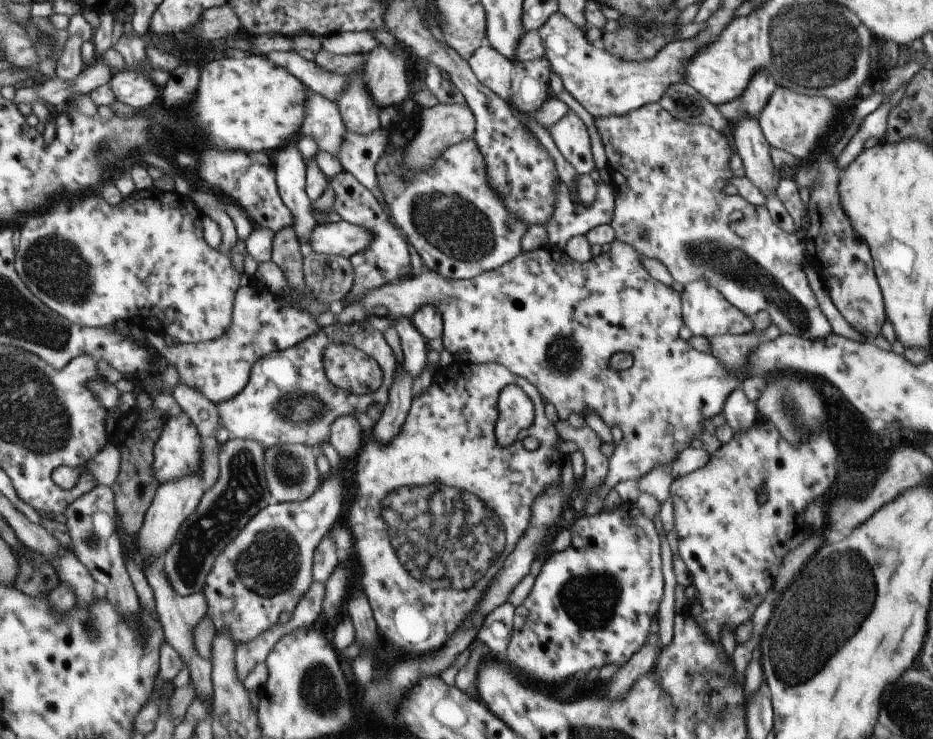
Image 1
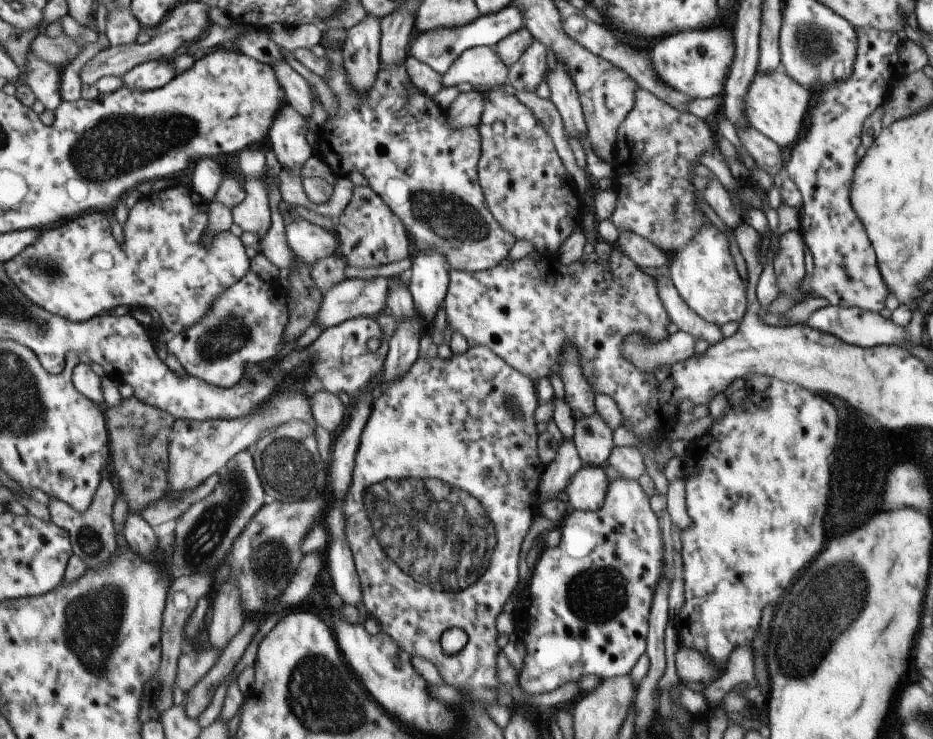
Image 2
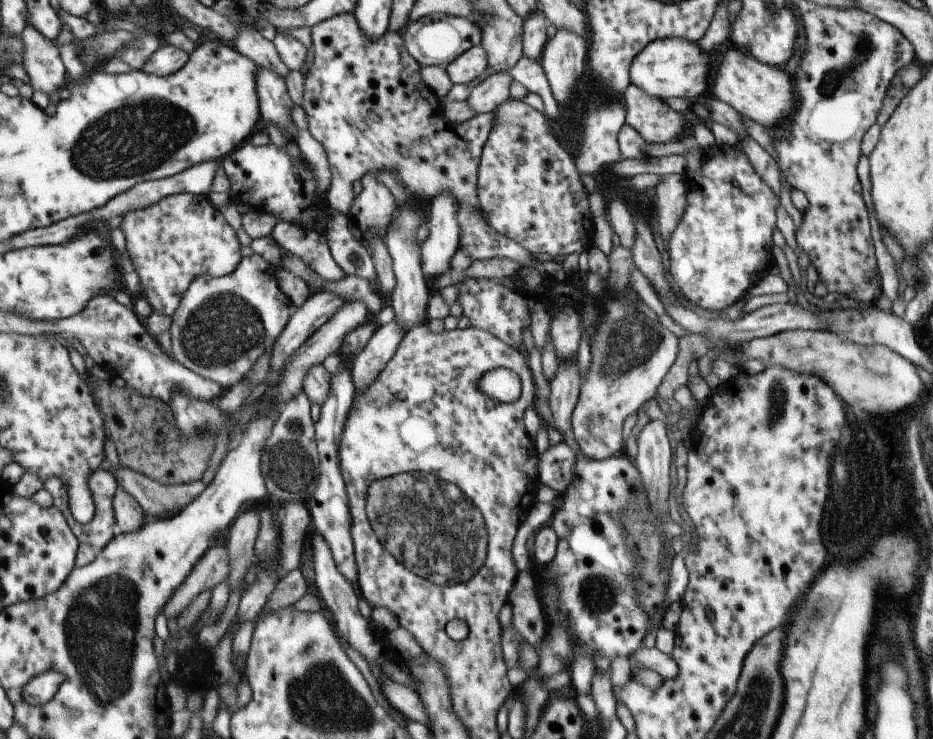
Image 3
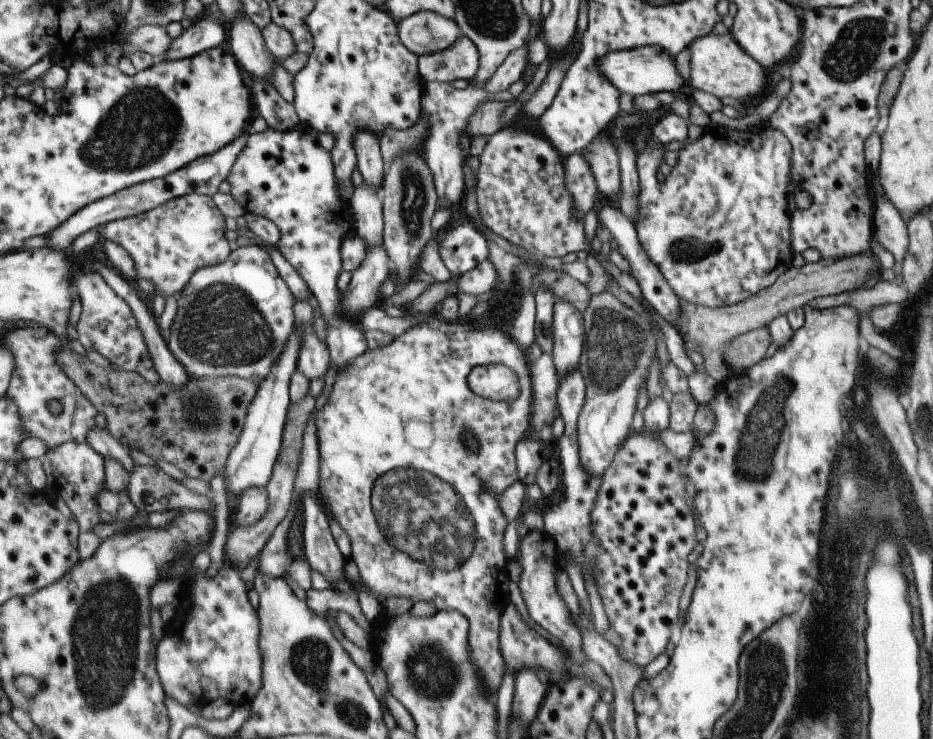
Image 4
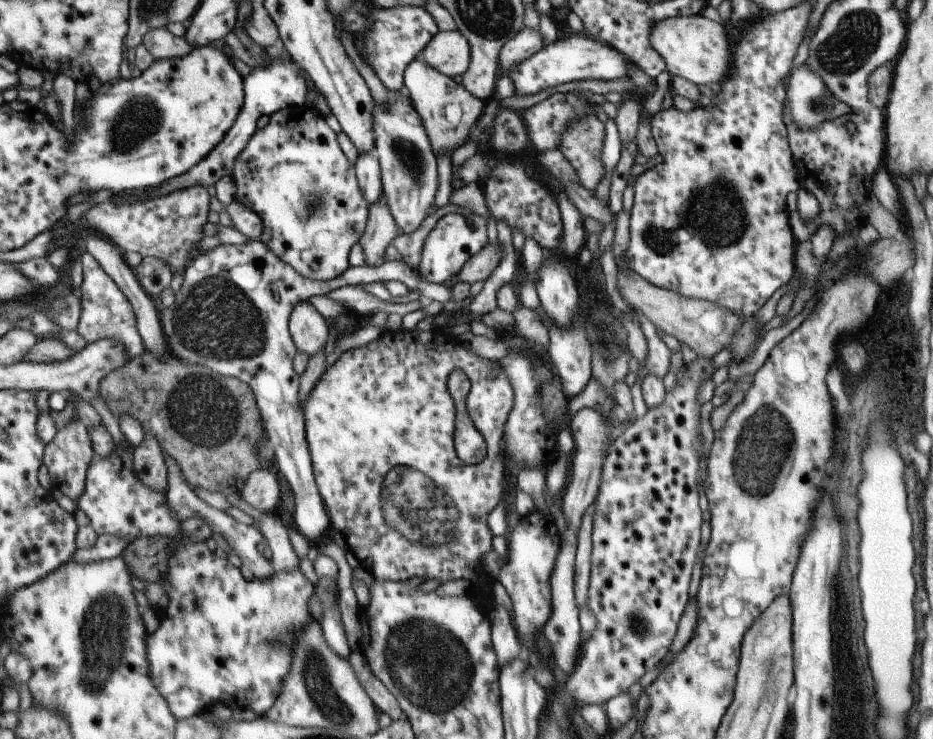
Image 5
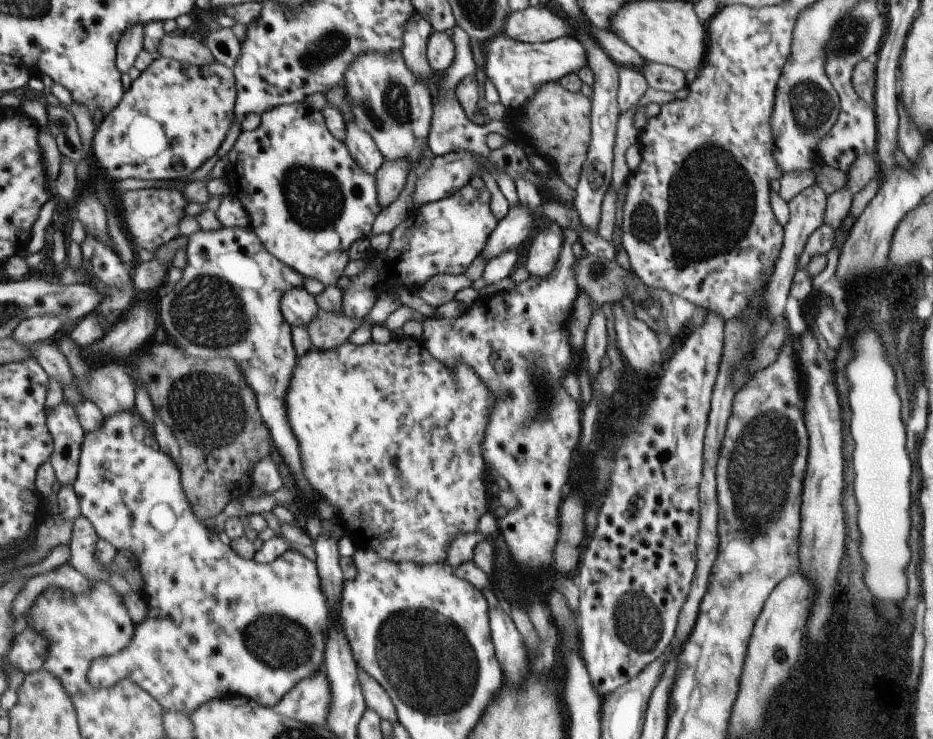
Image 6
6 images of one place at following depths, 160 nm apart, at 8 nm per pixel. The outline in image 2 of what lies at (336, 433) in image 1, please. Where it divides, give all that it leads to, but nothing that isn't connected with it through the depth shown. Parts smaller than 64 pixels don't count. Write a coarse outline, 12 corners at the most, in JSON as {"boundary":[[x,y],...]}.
{"boundary":[[317,391],[308,399],[317,425],[331,439],[345,422],[337,395]]}

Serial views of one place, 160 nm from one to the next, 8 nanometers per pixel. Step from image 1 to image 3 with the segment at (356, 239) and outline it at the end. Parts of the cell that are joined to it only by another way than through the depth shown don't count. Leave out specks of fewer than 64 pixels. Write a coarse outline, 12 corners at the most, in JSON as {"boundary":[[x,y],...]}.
{"boundary":[[279,221],[270,234],[329,281],[345,277],[317,228]]}

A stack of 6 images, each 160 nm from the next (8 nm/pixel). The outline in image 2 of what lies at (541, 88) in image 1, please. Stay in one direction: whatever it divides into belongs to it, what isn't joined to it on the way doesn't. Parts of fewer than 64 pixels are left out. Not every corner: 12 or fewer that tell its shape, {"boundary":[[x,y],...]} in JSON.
{"boundary":[[531,44],[511,66],[507,82],[534,93],[547,73],[546,48]]}

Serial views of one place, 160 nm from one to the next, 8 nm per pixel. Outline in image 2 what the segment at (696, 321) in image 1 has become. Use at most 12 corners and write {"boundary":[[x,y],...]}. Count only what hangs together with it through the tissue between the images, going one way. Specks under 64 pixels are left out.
{"boundary":[[707,218],[668,258],[686,307],[718,327],[740,322],[745,284]]}

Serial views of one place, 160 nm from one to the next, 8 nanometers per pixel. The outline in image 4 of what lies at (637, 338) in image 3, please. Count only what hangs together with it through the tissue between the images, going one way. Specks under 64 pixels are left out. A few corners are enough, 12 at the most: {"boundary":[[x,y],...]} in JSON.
{"boundary":[[591,295],[578,370],[582,469],[601,476],[627,435],[657,334]]}

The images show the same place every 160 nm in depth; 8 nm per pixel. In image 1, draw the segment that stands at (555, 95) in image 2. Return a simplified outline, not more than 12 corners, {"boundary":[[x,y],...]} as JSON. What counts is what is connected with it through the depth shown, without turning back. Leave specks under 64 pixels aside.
{"boundary":[[573,110],[544,129],[576,175],[593,170],[588,133]]}

